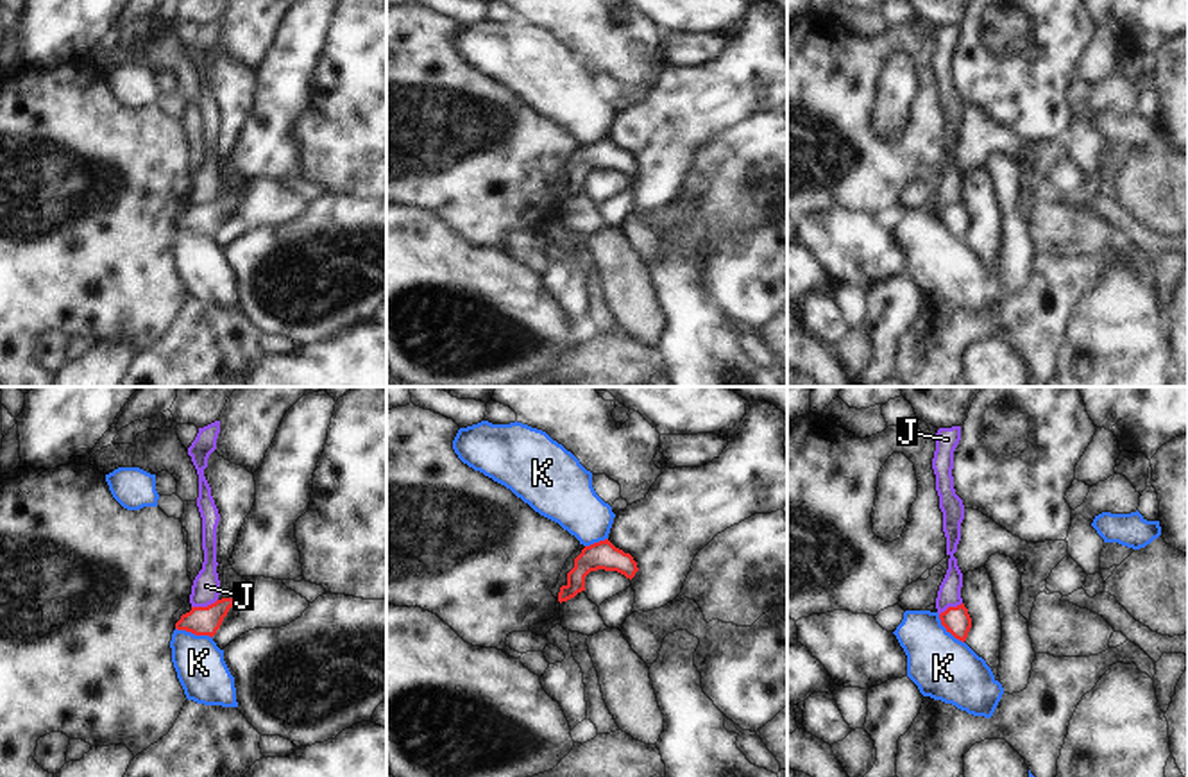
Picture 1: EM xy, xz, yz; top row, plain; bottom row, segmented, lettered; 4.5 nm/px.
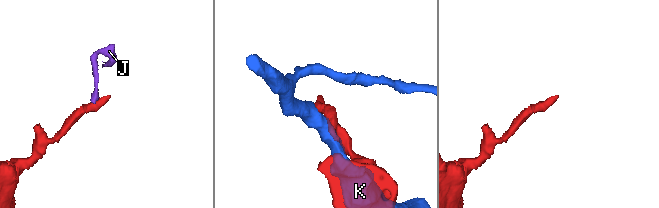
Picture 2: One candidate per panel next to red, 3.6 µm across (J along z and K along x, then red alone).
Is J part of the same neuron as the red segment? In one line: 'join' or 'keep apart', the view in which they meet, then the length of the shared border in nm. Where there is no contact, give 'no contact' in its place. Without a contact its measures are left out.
keep apart | xy | 130 nm

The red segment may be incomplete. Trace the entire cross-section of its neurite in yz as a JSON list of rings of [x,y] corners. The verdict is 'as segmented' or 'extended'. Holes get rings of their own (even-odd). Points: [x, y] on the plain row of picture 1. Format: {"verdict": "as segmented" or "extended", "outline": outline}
{"verdict": "as segmented", "outline": [[[964,202],[957,206],[948,206],[939,213],[941,224],[950,231],[955,238],[966,240],[968,231],[972,227],[972,217]]]}

